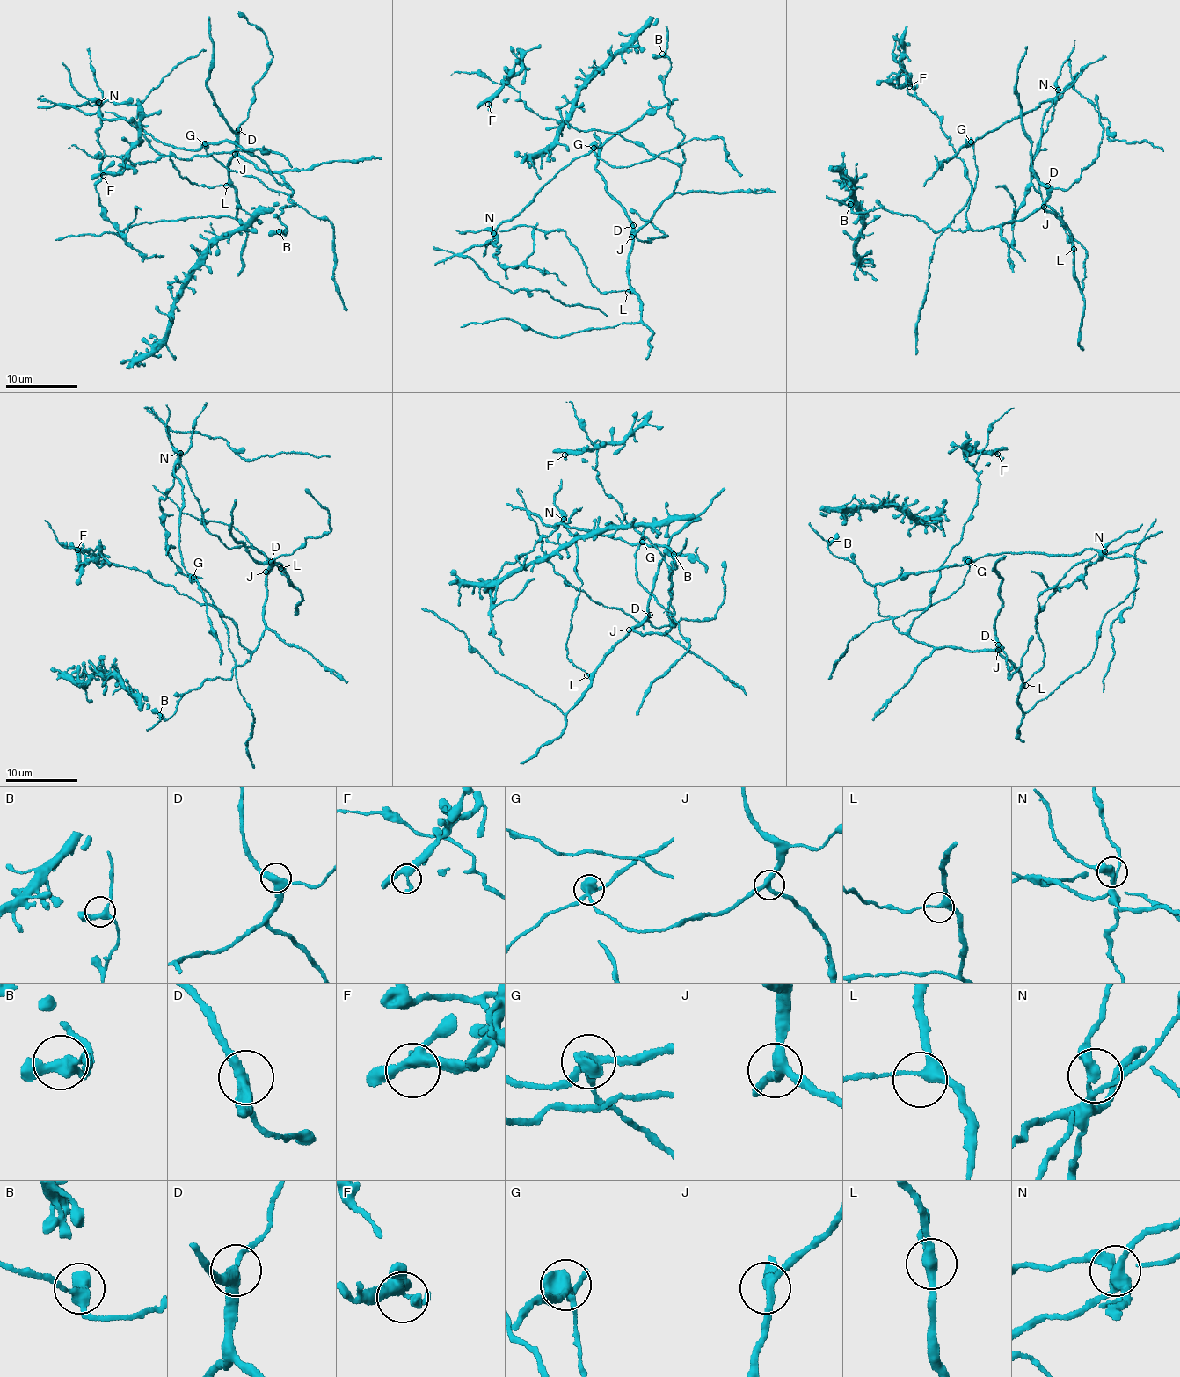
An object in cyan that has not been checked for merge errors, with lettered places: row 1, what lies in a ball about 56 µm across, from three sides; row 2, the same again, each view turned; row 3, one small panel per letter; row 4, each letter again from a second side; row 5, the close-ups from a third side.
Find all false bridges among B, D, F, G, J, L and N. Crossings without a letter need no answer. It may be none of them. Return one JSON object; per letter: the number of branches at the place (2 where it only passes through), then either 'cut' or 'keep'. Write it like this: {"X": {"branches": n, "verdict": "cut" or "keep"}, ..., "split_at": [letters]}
{"B": {"branches": 3, "verdict": "keep"}, "D": {"branches": 3, "verdict": "keep"}, "F": {"branches": 3, "verdict": "keep"}, "G": {"branches": 3, "verdict": "cut"}, "J": {"branches": 3, "verdict": "keep"}, "L": {"branches": 3, "verdict": "keep"}, "N": {"branches": 3, "verdict": "cut"}, "split_at": ["G", "N"]}

